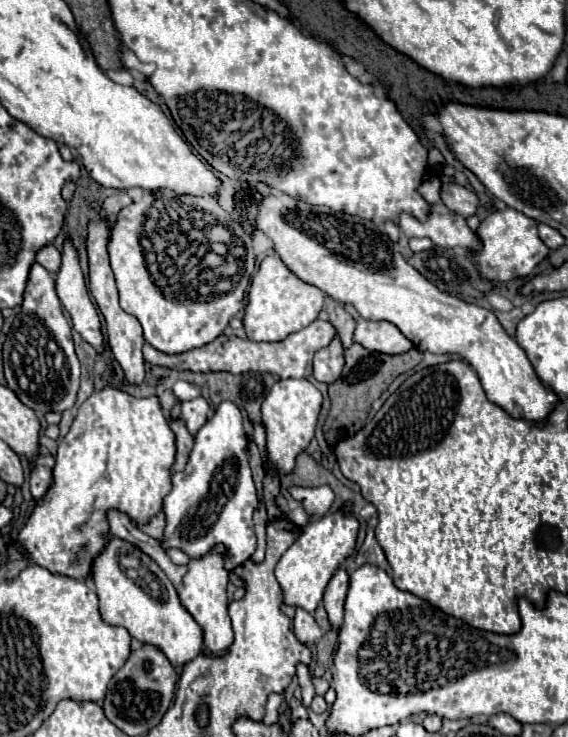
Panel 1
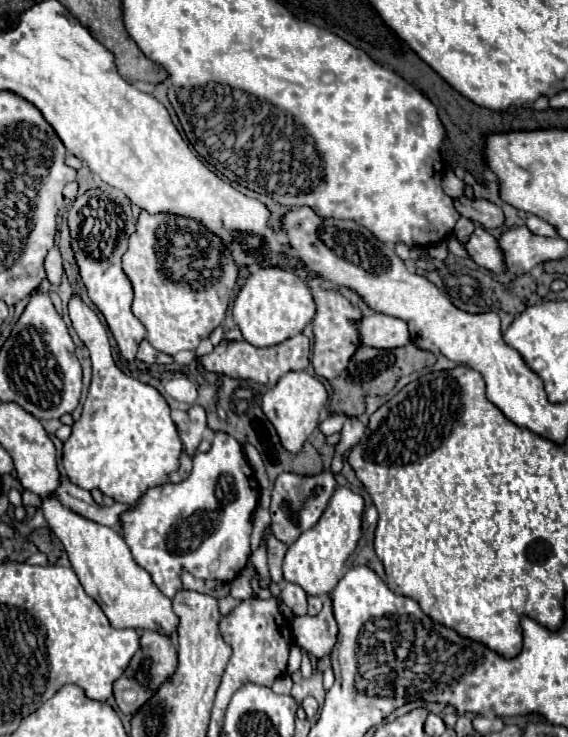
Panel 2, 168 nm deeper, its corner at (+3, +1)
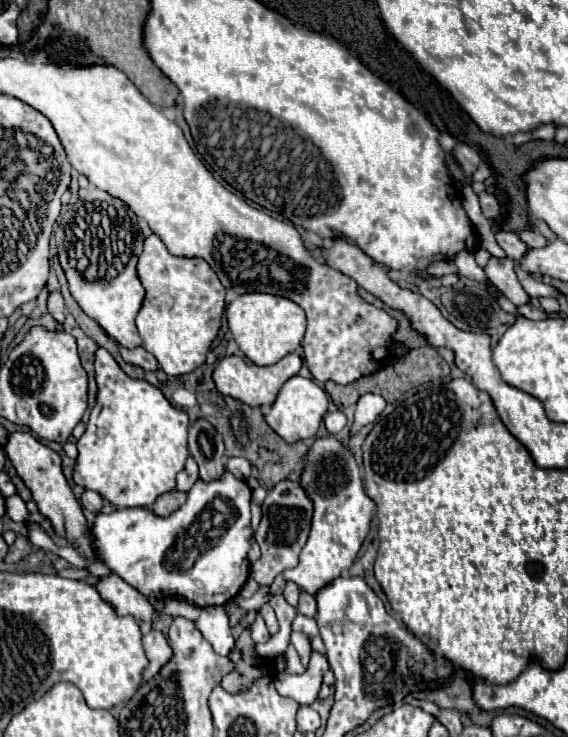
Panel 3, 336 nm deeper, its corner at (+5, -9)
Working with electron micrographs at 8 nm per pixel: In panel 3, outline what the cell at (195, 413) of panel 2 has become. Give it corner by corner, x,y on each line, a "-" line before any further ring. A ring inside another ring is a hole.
190,456
190,458
186,460
184,470
176,476
176,490
188,492
188,490
192,488
192,484
196,482
196,478
198,478
198,464
196,464
196,460

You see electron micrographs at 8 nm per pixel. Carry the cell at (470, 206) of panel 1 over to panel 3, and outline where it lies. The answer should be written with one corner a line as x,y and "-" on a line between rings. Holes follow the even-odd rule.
498,230
496,232
496,242
498,246
514,260
518,260
520,256
524,256
524,250
528,250
528,246
518,238
518,234
514,232
506,232
506,230

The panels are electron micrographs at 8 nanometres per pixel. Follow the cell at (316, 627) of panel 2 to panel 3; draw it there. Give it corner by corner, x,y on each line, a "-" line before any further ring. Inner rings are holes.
312,650
310,654
310,664
306,668
306,672
302,676
288,676
282,678
278,676
276,680
276,690
280,696
288,696
294,698
298,704
308,706
316,700
320,684
322,684
322,676
328,672
328,660
324,654

